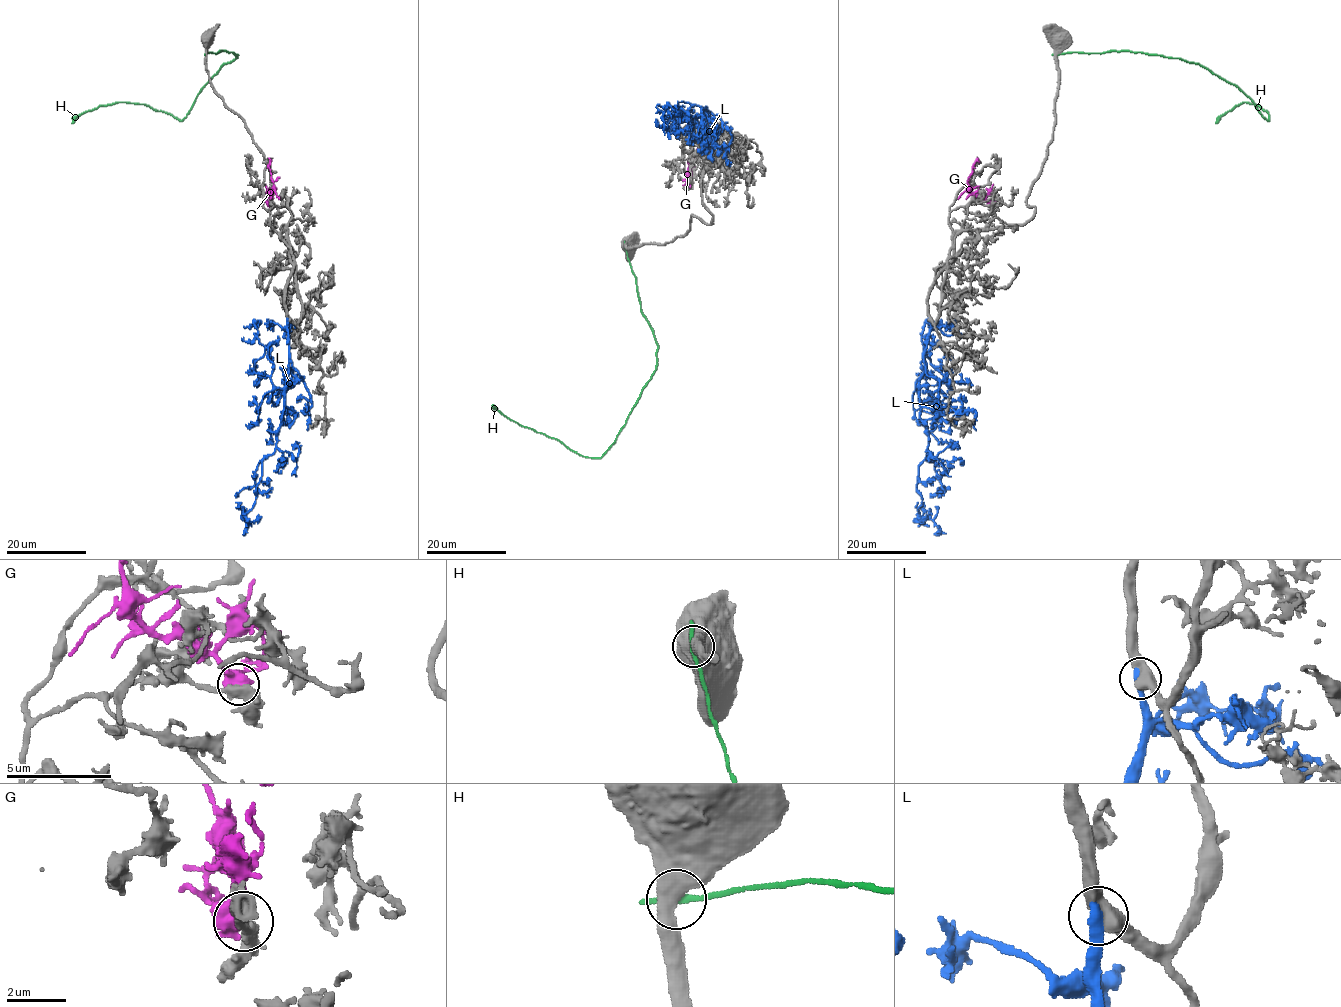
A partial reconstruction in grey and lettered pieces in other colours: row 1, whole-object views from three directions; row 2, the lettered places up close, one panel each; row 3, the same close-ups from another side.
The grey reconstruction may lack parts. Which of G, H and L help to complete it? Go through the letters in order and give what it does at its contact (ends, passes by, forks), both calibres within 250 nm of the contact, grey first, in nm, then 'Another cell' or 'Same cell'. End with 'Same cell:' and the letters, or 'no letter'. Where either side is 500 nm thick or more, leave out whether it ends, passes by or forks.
G: It forks there. Thickness 400 nm (grey) against 480 nm. Another cell
H: It ends there. Thickness 460 nm (grey) against 280 nm. Another cell
L: Thickness 500 nm (grey) against 440 nm. Same cell
Same cell: L

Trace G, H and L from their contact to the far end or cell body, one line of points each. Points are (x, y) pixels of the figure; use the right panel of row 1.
G: (990, 204), (974, 194), (968, 184), (972, 166), (978, 158)
H: (1057, 54), (1122, 51), (1180, 58), (1236, 85), (1268, 120), (1268, 113), (1243, 102), (1216, 123)
L: (929, 319), (926, 371), (919, 383), (928, 448), (919, 466), (918, 512), (946, 533)

